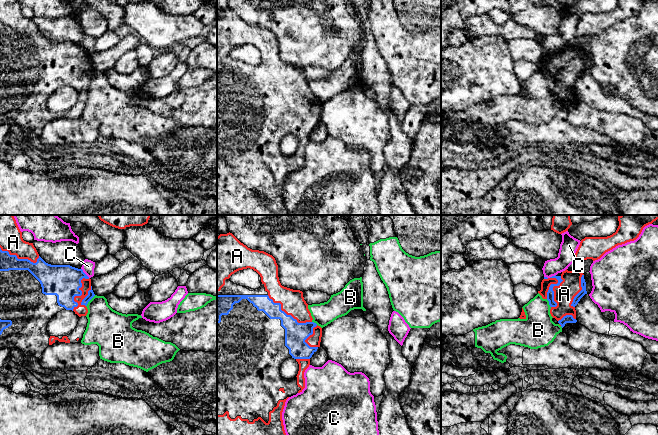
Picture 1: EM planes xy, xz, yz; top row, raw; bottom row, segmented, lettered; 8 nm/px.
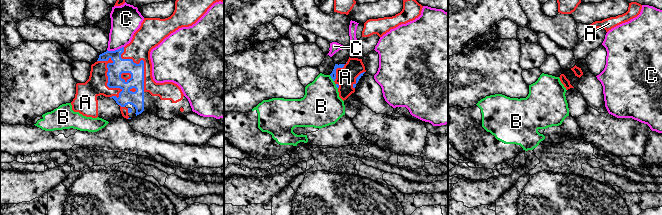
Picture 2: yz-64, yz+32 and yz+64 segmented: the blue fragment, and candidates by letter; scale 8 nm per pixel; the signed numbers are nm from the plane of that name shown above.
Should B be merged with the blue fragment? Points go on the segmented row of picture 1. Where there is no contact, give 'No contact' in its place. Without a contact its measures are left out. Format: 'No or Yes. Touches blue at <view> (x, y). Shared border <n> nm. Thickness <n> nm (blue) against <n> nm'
No. Touches blue at xy (89, 300). Shared border 120 nm. Thickness 50 nm (blue) against 300 nm

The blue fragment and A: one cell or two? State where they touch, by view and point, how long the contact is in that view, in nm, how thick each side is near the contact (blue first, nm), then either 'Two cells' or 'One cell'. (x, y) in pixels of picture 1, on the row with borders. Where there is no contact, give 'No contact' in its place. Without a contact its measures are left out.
Touches blue at yz (553, 292). Shared border 260 nm. Thickness 60 nm (blue) against 160 nm. One cell

